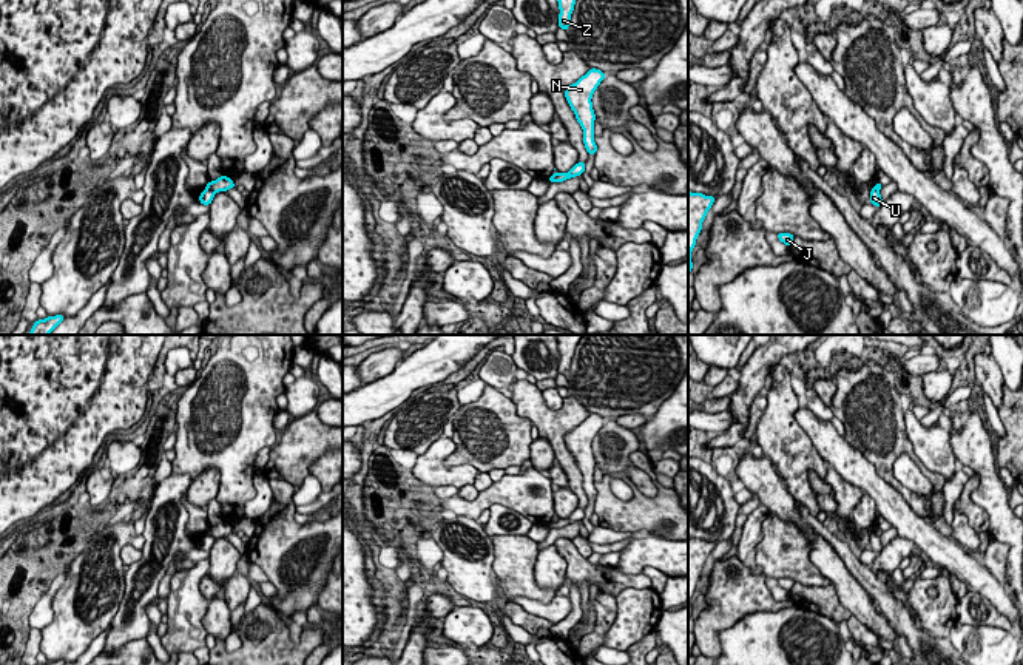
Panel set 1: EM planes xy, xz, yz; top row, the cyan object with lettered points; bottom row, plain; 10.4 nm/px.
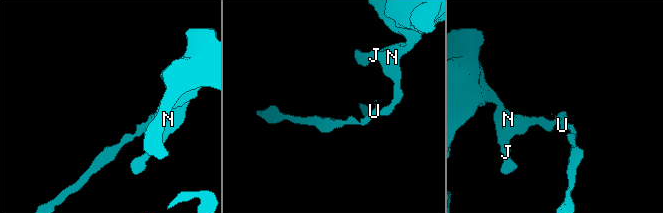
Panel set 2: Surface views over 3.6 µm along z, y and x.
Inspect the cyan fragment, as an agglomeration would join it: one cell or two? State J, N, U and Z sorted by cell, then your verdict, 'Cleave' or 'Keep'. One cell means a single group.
Groups: J N Z / U. Cleave

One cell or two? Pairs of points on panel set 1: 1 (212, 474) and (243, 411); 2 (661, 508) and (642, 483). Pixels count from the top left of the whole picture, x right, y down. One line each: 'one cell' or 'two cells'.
1: two cells
2: two cells

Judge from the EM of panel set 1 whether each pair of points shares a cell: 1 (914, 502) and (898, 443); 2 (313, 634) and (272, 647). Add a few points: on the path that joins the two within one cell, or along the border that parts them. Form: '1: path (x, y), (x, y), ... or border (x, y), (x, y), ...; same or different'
1: path (900, 488), (887, 475), (887, 457); same
2: path (303, 645), (283, 647); same

